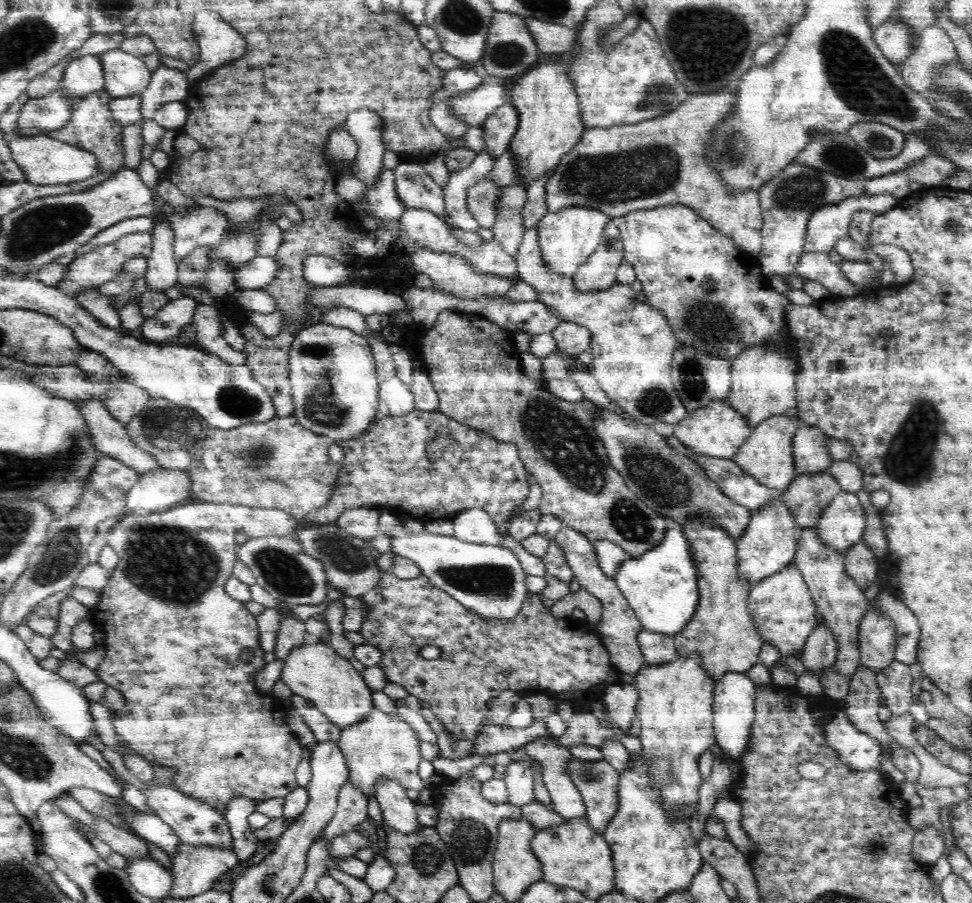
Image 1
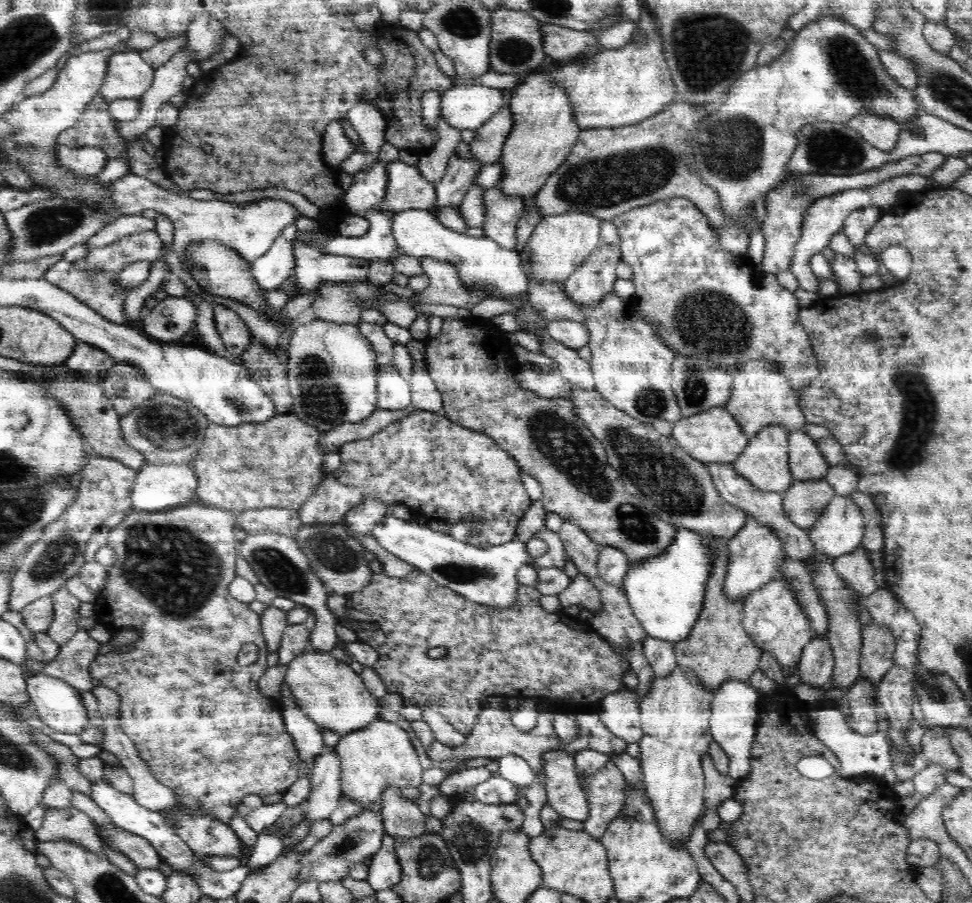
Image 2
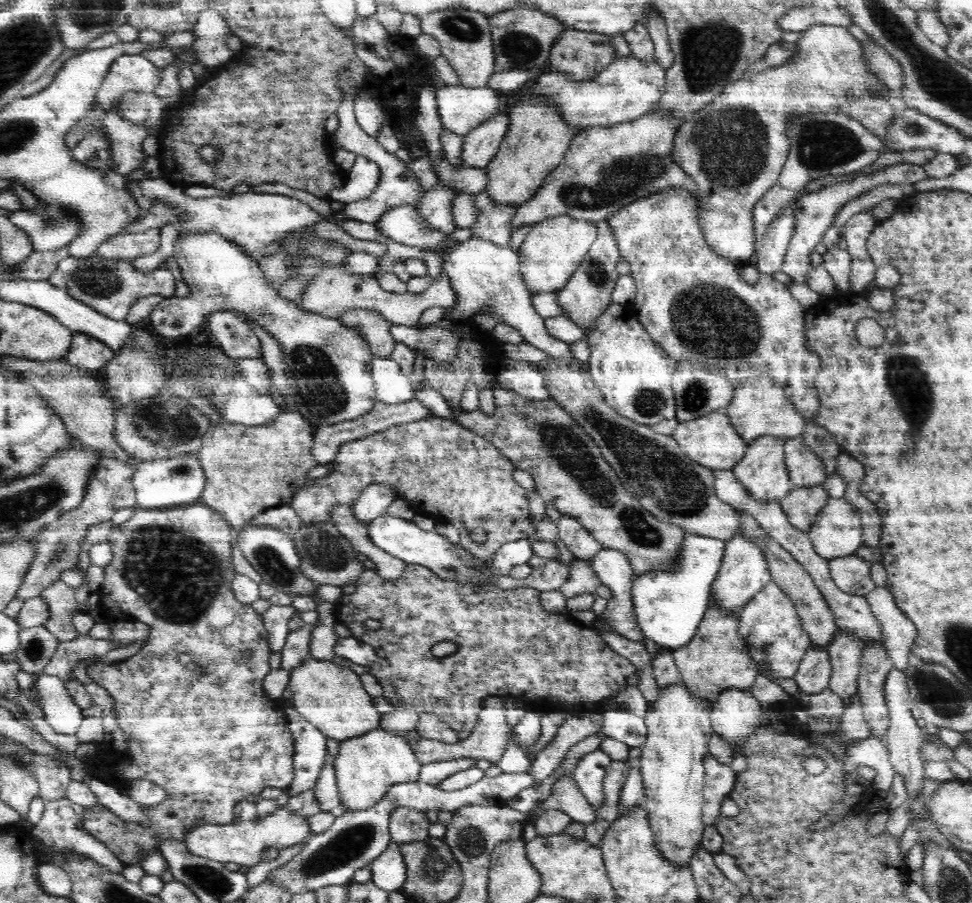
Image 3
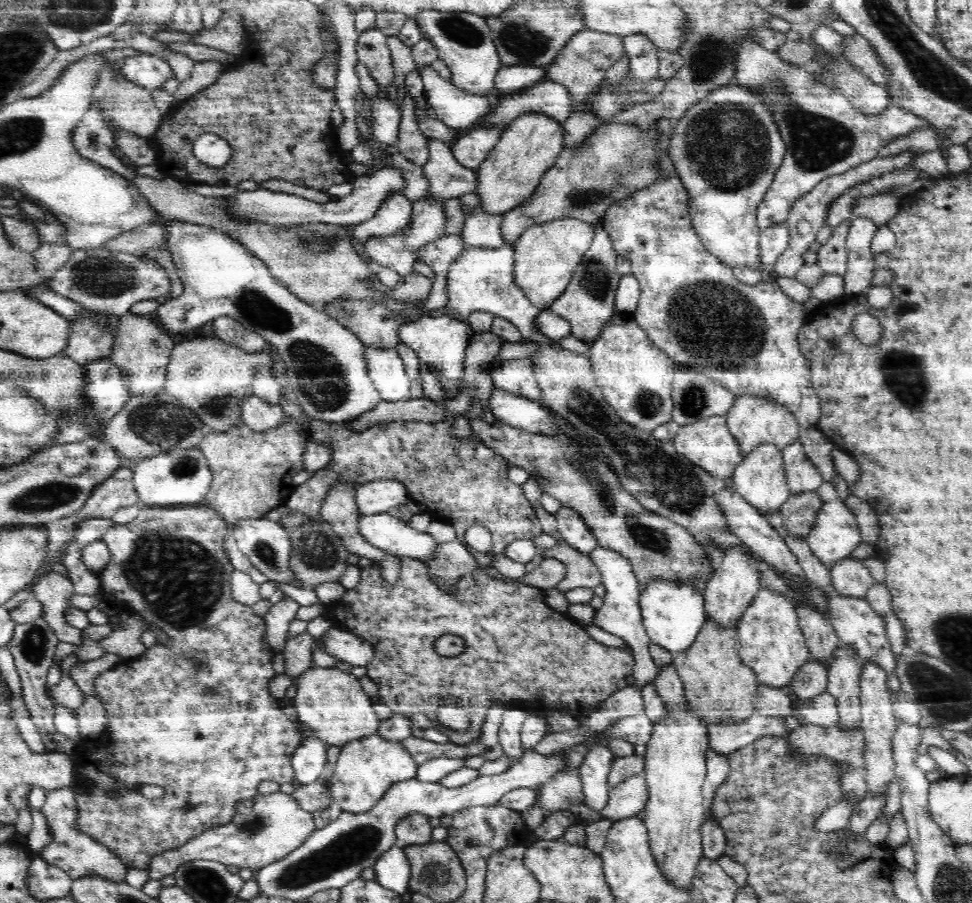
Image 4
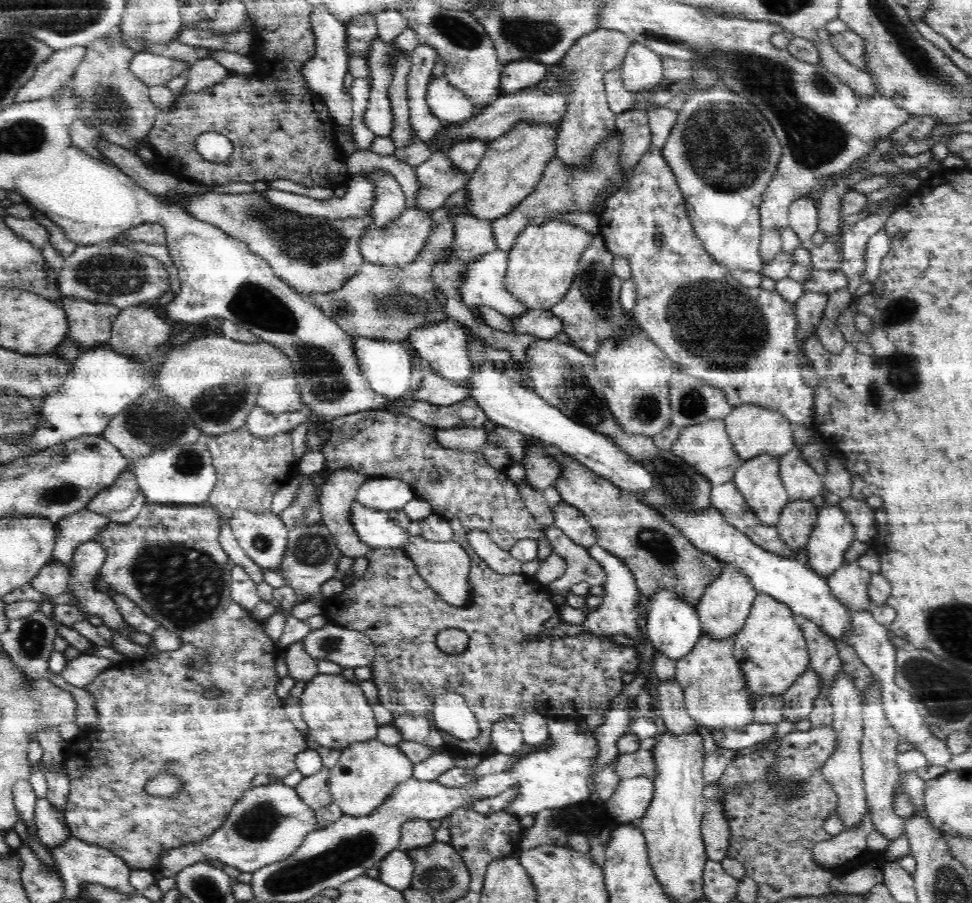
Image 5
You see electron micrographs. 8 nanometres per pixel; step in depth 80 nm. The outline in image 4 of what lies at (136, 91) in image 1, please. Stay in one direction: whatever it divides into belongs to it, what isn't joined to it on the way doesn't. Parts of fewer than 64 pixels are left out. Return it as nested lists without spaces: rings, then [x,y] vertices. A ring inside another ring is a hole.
[[[148,53],[124,57],[119,62],[119,72],[126,82],[133,82],[150,91],[161,88],[166,80],[174,77],[168,61]],[[92,104],[72,132],[75,150],[84,159],[110,168],[124,179],[134,183],[135,170],[131,170],[119,156],[113,154],[114,136],[102,118],[102,106]]]

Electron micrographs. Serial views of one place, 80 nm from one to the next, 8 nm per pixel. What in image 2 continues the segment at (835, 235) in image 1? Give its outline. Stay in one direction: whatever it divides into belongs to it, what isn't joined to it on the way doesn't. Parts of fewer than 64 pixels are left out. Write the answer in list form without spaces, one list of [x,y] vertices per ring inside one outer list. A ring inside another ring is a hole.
[[[904,174],[904,176],[898,176],[898,178],[892,178],[892,180],[886,180],[879,186],[862,190],[853,189],[842,192],[838,195],[833,195],[818,201],[815,201],[804,214],[804,224],[802,224],[802,234],[800,234],[800,240],[794,248],[794,254],[792,254],[792,263],[790,272],[796,276],[799,287],[806,292],[814,292],[818,294],[818,286],[820,281],[818,277],[814,276],[812,270],[810,270],[810,258],[813,254],[821,253],[826,246],[829,246],[830,240],[834,234],[843,232],[844,220],[850,216],[851,212],[860,210],[862,208],[879,208],[882,212],[890,210],[894,204],[898,202],[898,194],[900,192],[920,192],[925,188],[928,188],[928,178],[920,176],[919,174]]]

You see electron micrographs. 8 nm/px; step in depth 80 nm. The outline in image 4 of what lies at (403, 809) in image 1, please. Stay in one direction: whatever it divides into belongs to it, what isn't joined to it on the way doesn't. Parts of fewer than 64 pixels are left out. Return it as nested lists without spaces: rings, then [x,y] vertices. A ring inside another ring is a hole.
[[[410,813],[397,820],[394,832],[395,845],[401,849],[410,845],[423,845],[433,839],[429,816]]]

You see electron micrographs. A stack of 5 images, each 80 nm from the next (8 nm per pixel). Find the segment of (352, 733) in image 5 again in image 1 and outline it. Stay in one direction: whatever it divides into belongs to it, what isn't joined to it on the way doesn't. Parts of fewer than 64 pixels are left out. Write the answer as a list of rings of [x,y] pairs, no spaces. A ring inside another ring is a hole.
[[[329,642],[304,644],[292,650],[284,659],[281,680],[294,695],[308,699],[326,715],[326,719],[341,729],[360,722],[374,708],[373,691],[366,685],[363,675],[353,668],[348,659],[340,657]]]

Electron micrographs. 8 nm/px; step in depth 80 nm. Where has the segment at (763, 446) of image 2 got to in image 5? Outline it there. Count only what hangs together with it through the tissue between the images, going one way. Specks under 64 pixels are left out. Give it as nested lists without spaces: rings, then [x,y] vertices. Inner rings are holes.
[[[770,453],[749,458],[736,469],[733,481],[738,492],[741,492],[746,499],[746,504],[752,514],[756,515],[760,522],[776,526],[782,509],[790,501],[788,491],[780,478],[780,458],[770,455]]]

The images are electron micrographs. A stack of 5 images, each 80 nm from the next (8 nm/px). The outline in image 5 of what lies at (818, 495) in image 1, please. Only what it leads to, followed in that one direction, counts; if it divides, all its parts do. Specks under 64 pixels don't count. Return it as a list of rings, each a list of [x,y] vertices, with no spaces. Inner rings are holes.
[[[790,500],[780,513],[776,527],[784,543],[795,550],[804,549],[817,521],[816,503]]]

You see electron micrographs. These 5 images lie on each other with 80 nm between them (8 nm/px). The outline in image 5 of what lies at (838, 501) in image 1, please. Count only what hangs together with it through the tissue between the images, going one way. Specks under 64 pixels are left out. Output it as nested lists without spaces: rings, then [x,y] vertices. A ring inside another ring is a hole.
[[[826,503],[817,511],[817,521],[805,546],[810,567],[827,577],[844,564],[844,553],[856,540],[856,529],[839,505]]]

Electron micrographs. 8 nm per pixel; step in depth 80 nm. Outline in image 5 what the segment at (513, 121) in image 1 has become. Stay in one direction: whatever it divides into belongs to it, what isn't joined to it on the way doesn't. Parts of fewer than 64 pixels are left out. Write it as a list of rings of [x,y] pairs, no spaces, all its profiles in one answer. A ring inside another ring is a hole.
[[[468,138],[464,142],[456,142],[456,144],[446,148],[447,158],[450,158],[455,170],[471,175],[478,168],[489,144],[489,142],[478,138]]]

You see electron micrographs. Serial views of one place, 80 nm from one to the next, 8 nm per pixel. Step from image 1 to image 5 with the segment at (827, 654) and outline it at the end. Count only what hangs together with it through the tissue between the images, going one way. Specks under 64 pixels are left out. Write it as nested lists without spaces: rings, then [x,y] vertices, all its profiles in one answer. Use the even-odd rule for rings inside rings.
[[[808,668],[802,676],[798,676],[798,680],[782,694],[782,701],[788,710],[784,712],[784,720],[787,718],[794,724],[798,720],[807,719],[810,714],[814,699],[822,693],[823,679],[814,670]]]

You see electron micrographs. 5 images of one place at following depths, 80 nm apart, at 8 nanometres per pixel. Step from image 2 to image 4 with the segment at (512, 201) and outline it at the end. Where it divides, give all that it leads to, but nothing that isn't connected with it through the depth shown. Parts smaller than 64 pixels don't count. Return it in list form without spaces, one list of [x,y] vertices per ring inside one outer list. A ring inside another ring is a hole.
[[[476,193],[464,194],[460,198],[467,213],[466,222],[460,232],[465,242],[464,249],[479,246],[500,248],[504,245],[500,229],[504,214],[487,214]]]

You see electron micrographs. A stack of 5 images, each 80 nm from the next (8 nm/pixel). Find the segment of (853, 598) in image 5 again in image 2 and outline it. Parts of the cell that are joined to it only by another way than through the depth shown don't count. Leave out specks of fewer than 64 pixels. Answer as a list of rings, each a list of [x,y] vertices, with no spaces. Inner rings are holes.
[[[860,546],[854,552],[836,557],[832,563],[838,576],[842,577],[842,582],[858,596],[863,598],[879,589],[874,578],[875,568],[864,547]]]

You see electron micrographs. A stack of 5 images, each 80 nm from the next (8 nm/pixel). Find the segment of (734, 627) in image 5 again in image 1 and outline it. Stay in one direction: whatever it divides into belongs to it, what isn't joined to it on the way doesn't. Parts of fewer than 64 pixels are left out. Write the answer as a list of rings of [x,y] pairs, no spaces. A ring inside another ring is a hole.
[[[783,492],[782,497],[751,511],[746,530],[739,537],[734,538],[738,547],[738,554],[736,554],[738,555],[738,572],[736,573],[738,573],[738,579],[748,581],[750,586],[793,564],[800,526],[784,503]]]

